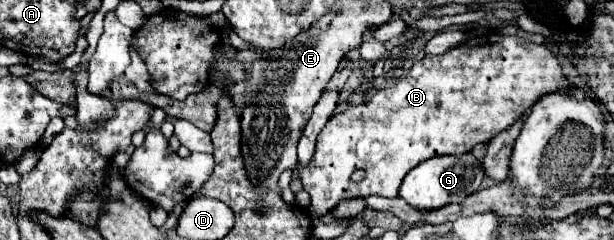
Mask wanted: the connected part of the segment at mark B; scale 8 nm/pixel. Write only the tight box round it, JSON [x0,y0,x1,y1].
[299,31,569,217]

